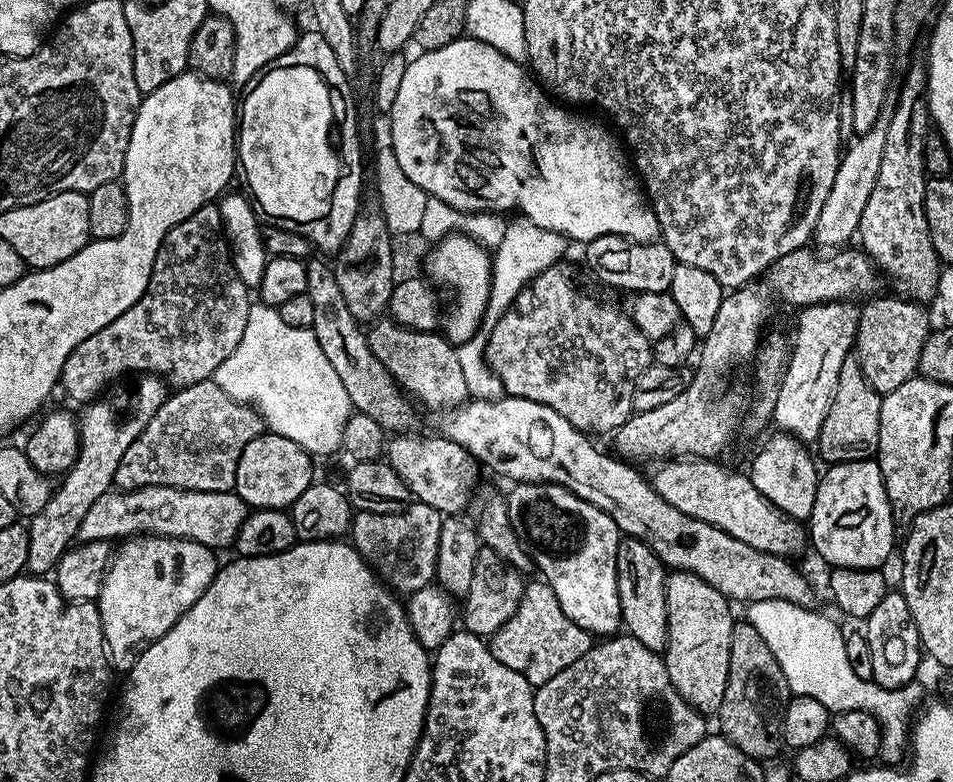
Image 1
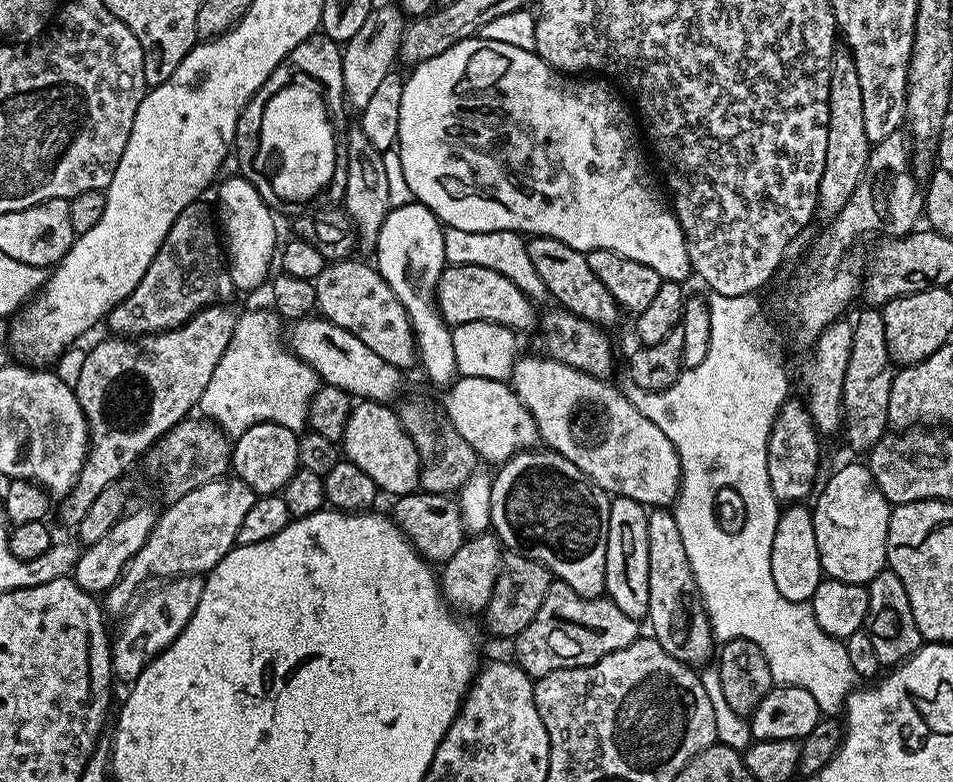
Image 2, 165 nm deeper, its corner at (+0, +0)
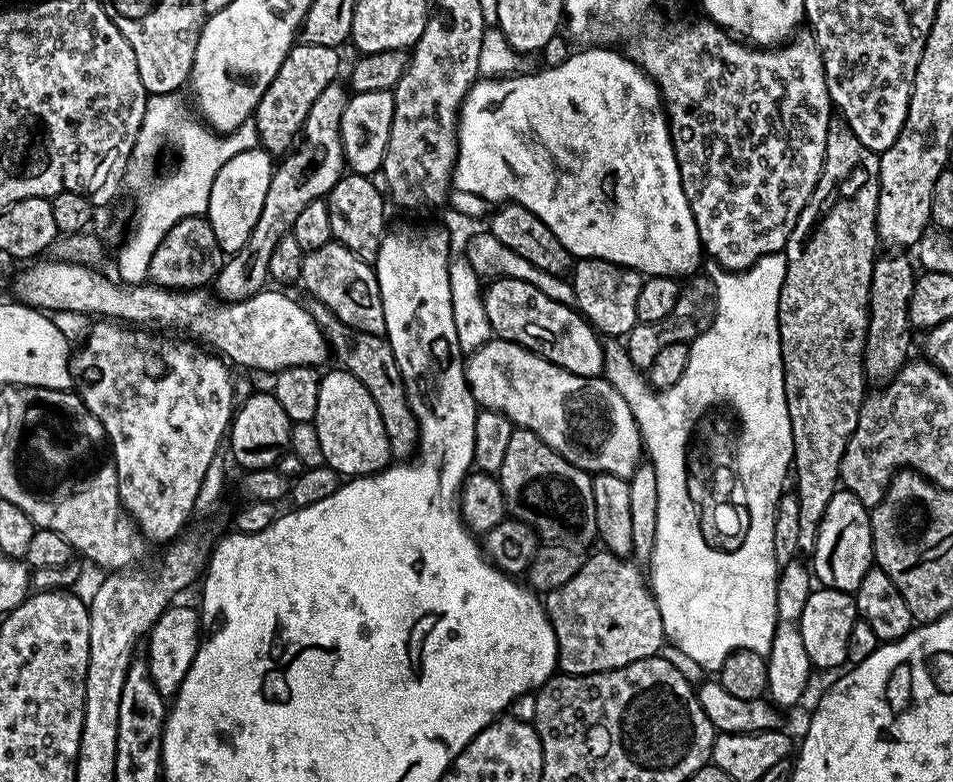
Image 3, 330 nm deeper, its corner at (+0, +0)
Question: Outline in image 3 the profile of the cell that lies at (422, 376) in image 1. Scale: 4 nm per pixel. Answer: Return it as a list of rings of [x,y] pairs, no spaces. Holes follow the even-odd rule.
[[[335,242],[313,252],[303,253],[299,283],[312,300],[322,302],[346,326],[354,330],[384,336],[382,298],[376,281],[376,269],[369,261],[356,256],[346,246]]]

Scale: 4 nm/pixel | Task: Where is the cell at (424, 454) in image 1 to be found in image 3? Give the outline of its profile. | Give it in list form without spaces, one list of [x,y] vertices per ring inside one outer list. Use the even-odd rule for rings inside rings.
[[[333,367],[333,372],[324,372],[318,386],[318,402],[316,419],[318,442],[322,445],[324,464],[339,472],[341,477],[355,478],[358,476],[372,476],[389,467],[392,451],[386,438],[386,426],[382,426],[382,414],[378,414],[378,406],[374,406],[374,398],[370,398],[370,390],[354,378],[354,374],[345,372],[343,368]]]

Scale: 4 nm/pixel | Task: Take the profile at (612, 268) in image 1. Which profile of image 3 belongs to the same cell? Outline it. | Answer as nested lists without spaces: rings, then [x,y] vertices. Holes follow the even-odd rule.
[[[605,260],[575,261],[570,272],[577,312],[604,338],[624,338],[638,322],[638,294],[642,291],[645,277],[621,264]]]

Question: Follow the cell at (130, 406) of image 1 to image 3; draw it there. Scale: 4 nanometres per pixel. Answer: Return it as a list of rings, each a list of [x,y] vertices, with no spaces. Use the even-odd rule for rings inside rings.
[[[333,82],[330,86],[326,86],[326,90],[322,90],[322,94],[318,94],[318,98],[314,98],[314,106],[310,106],[310,112],[306,114],[298,143],[281,159],[285,159],[281,164],[279,161],[273,167],[262,214],[259,215],[249,240],[240,250],[225,259],[220,273],[215,278],[214,292],[221,301],[245,300],[265,291],[270,280],[268,275],[270,254],[278,245],[278,241],[283,235],[291,233],[298,213],[307,204],[327,197],[341,176],[345,175],[346,165],[340,127],[350,92],[343,83],[341,84]]]

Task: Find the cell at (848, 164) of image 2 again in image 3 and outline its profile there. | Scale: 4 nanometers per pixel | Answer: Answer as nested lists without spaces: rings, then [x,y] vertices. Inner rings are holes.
[[[844,120],[828,121],[824,170],[808,205],[798,214],[794,230],[784,247],[786,282],[778,298],[778,330],[784,363],[787,415],[794,434],[794,454],[791,471],[796,476],[794,495],[798,498],[798,546],[800,552],[810,554],[818,538],[818,526],[830,498],[841,487],[842,454],[850,442],[850,434],[858,426],[858,414],[864,405],[866,377],[864,375],[864,347],[868,328],[868,299],[872,271],[878,259],[876,211],[880,193],[880,158],[854,135]]]

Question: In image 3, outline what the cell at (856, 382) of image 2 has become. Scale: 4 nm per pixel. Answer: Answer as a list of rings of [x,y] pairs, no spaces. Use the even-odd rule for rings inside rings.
[[[884,254],[879,257],[872,271],[870,298],[868,299],[868,328],[864,347],[864,375],[876,386],[889,384],[910,359],[914,329],[908,320],[910,294],[914,294],[917,269],[904,254]]]

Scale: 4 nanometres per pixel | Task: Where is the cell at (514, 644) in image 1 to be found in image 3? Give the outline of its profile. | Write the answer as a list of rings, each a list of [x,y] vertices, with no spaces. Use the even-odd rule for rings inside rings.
[[[607,550],[599,551],[585,559],[582,570],[566,586],[558,586],[546,596],[558,642],[558,668],[566,676],[630,666],[630,662],[657,655],[666,644],[662,614],[645,573],[640,573],[641,565]]]

